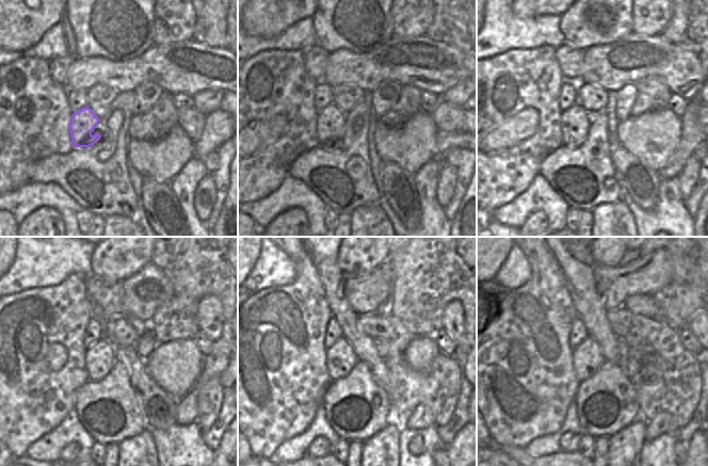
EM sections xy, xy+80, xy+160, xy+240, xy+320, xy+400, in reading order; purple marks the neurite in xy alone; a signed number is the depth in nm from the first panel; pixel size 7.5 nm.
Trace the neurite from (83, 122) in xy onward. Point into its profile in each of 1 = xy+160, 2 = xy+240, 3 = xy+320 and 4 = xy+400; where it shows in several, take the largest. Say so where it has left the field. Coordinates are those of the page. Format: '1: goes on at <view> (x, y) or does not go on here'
1: goes on at xy+160 (575, 121)
2: goes on at xy+240 (99, 358)
3: goes on at xy+320 (340, 358)
4: goes on at xy+400 (586, 357)

